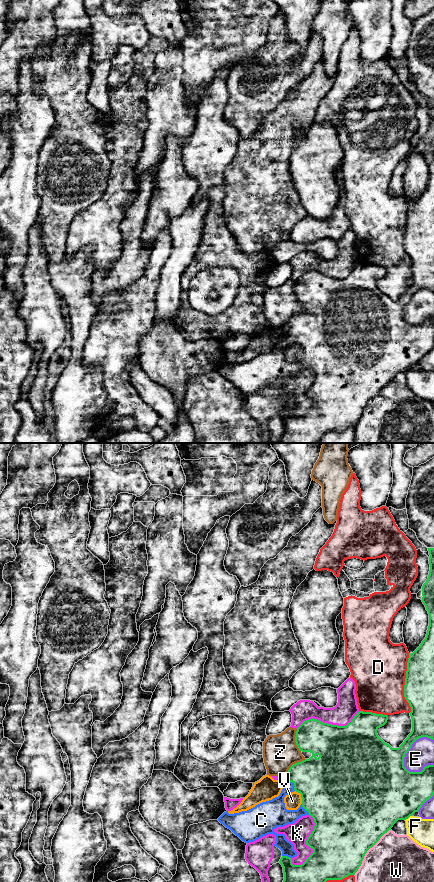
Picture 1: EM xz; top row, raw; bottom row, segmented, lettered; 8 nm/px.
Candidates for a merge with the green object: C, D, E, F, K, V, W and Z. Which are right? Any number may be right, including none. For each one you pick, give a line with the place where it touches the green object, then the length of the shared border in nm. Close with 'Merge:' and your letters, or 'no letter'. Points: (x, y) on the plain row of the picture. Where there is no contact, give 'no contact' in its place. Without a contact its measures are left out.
C: xz (294, 337) | 100 nm
Merge: C

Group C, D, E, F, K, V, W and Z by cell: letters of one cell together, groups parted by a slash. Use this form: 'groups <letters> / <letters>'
groups C / D / E / F / K / V / W / Z

